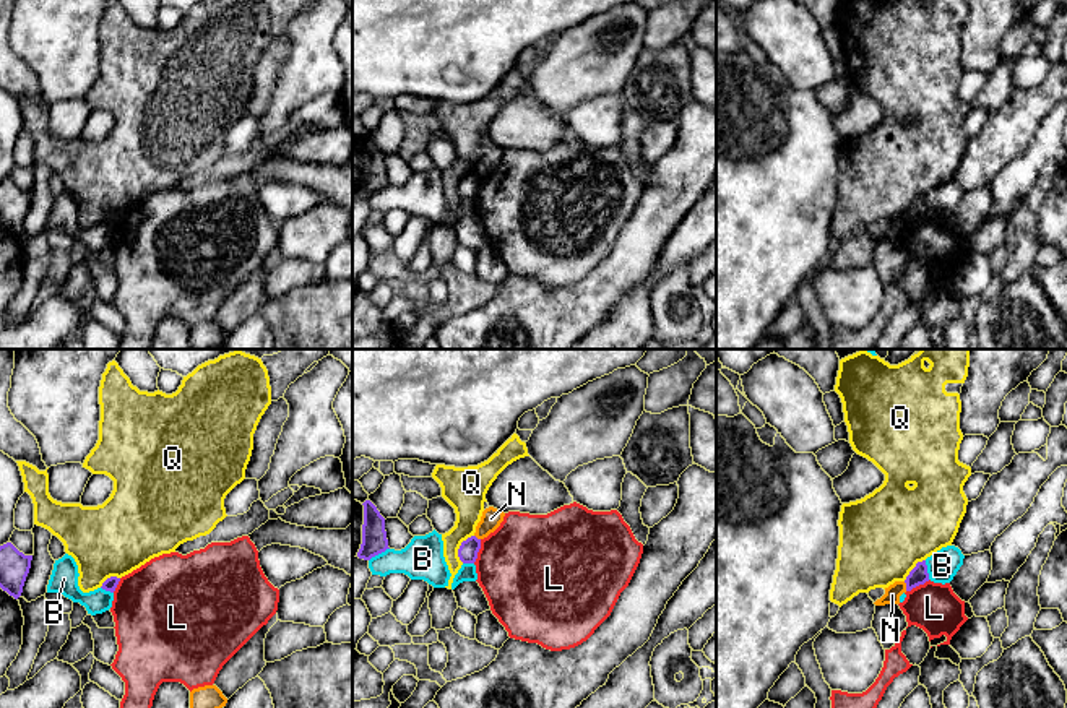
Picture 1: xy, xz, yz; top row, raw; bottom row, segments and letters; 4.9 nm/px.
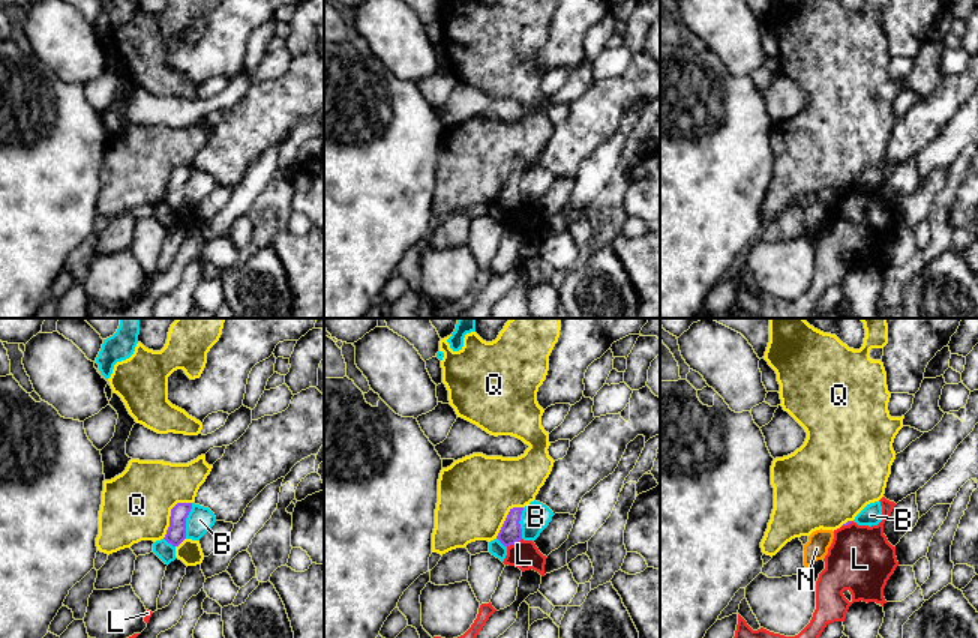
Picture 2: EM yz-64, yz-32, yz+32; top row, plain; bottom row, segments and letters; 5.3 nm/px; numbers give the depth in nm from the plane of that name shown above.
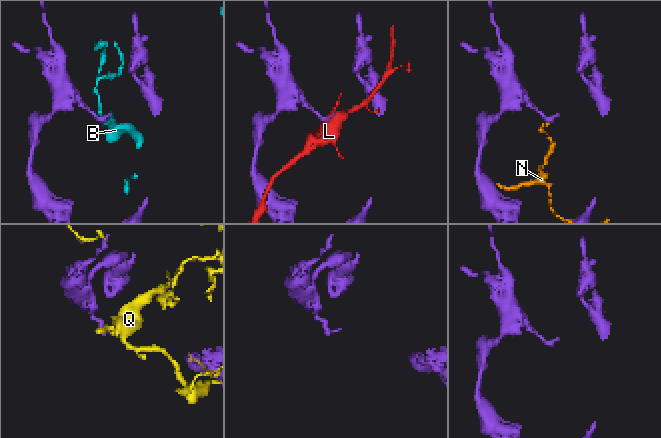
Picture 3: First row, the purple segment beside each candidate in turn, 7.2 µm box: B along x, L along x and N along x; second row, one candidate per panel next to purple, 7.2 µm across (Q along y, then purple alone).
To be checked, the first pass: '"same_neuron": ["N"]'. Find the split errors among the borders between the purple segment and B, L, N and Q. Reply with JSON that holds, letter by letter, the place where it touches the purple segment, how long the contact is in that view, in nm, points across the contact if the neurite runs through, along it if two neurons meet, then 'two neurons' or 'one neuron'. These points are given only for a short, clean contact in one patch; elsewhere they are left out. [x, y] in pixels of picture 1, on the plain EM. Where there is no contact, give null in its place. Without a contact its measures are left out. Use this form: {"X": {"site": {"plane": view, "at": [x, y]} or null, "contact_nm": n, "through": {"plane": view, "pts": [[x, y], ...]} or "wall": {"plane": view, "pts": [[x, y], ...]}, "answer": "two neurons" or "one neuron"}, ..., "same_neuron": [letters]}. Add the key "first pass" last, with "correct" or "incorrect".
{"B": {"site": {"plane": "xz", "at": [379, 189]}, "contact_nm": 120, "answer": "two neurons"}, "L": {"site": {"plane": "xz", "at": [478, 187]}, "contact_nm": 130, "answer": "two neurons"}, "N": {"site": {"plane": "yz", "at": [907, 223]}, "contact_nm": 50, "wall": {"plane": "yz", "pts": [[903, 218], [907, 226]]}, "answer": "two neurons"}, "Q": {"site": {"plane": "xz", "at": [460, 184]}, "contact_nm": 160, "answer": "two neurons"}, "same_neuron": [], "first pass": "incorrect"}

